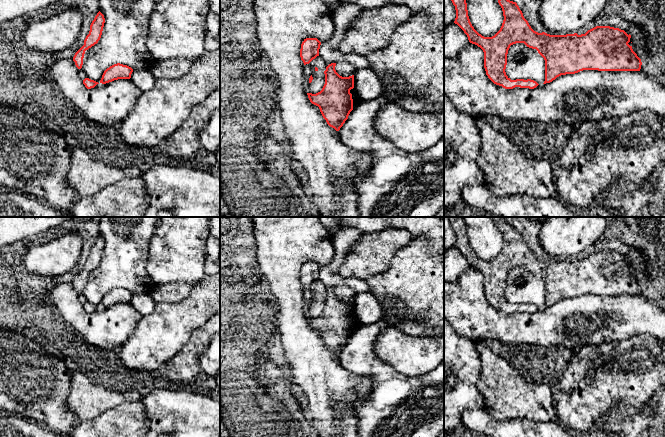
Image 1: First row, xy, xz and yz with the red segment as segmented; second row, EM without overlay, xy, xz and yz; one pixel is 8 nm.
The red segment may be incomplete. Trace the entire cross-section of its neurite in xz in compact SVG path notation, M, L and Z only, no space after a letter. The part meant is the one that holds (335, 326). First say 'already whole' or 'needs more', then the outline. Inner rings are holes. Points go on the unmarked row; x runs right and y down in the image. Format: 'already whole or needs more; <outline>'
already whole; M331 287L326 291L322 314L307 319L310 326L319 331L327 348L339 355L353 334L350 314L354 312L354 299L342 301L336 296L335 290L336 287Z

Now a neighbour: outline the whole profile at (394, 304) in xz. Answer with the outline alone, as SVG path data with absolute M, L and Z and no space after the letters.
M375 295L375 297L379 301L382 311L384 311L387 307L391 307L392 309L399 309L402 307L402 303L395 299L385 299L377 295Z

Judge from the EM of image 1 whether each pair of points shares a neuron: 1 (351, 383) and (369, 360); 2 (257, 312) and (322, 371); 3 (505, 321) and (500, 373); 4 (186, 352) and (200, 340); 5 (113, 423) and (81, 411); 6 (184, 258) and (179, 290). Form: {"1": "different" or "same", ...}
{"1": "different", "2": "different", "3": "different", "4": "same", "5": "different", "6": "different"}

